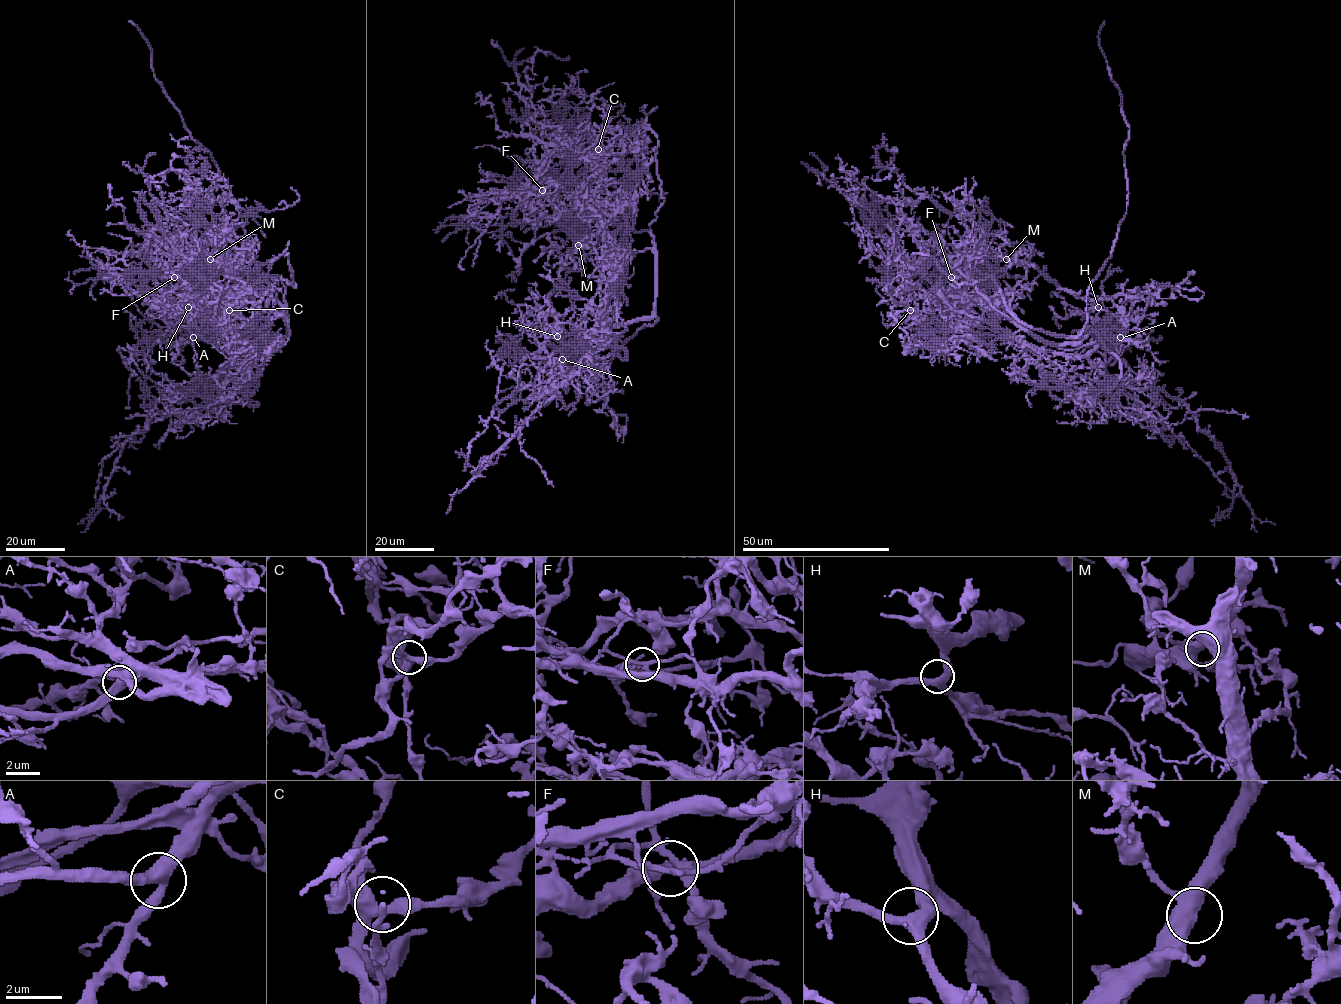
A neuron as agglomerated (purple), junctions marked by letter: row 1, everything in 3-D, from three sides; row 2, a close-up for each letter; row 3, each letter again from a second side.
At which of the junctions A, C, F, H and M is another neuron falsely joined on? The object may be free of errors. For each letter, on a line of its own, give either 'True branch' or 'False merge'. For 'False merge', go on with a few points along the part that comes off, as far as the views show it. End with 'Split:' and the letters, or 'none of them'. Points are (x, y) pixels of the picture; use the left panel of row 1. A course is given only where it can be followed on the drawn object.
A: True branch
C: True branch
F: False merge. Course of the part to remove: (174, 277), (172, 269), (185, 269), (216, 284), (244, 326), (245, 345), (210, 385), (162, 398), (77, 525)
H: True branch
M: True branch
Split: F

